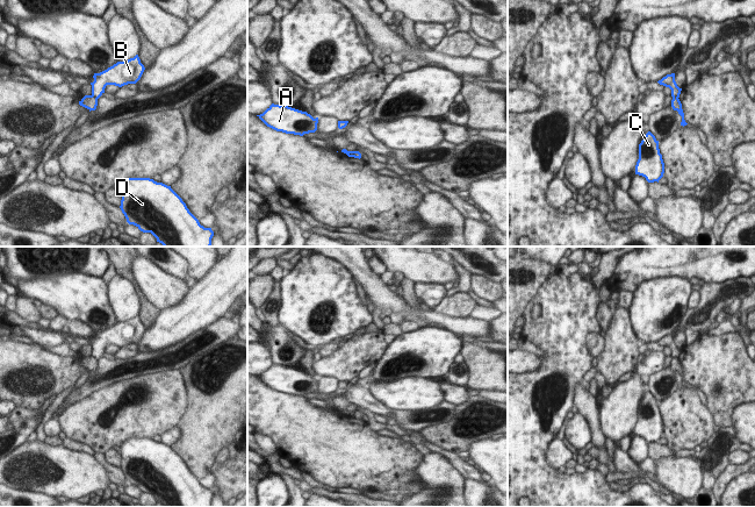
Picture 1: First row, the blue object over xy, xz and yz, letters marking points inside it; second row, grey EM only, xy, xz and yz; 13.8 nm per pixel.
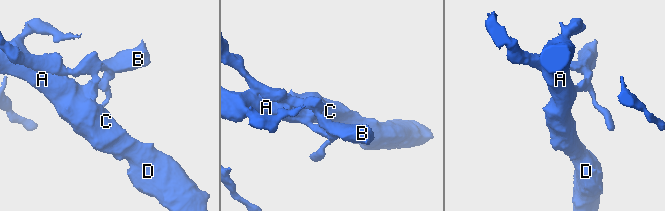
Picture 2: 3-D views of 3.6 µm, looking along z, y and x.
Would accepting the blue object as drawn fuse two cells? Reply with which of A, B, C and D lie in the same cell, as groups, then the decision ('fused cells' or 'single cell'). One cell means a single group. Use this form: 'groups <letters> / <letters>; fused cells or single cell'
groups A C D / B; fused cells

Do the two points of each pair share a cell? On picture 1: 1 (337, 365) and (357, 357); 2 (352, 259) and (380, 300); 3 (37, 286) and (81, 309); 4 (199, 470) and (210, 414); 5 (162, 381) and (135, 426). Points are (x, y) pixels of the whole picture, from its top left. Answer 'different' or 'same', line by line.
1: same
2: same
3: same
4: same
5: same

